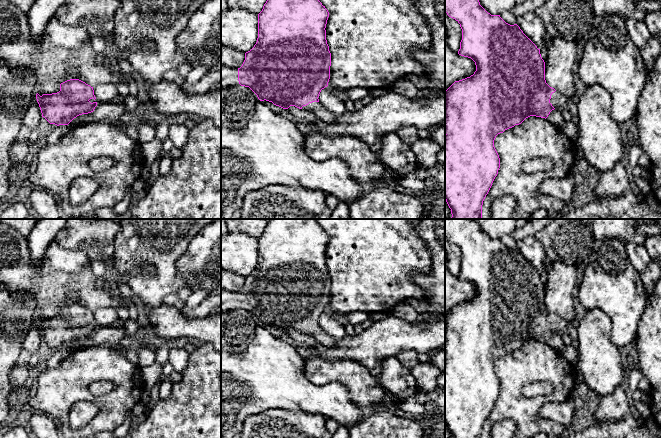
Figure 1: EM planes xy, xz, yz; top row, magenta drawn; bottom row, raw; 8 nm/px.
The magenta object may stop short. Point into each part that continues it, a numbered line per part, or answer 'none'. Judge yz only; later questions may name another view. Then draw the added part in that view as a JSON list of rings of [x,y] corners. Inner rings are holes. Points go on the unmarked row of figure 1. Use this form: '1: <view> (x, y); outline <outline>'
1: yz (558, 324); outline [[[555,315],[551,319],[550,327],[555,333],[562,333],[566,330],[567,326],[569,325],[569,322],[565,320],[564,318]]]

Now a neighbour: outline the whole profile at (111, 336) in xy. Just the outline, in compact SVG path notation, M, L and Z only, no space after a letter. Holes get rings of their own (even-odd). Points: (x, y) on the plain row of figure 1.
M101 326L97 327L94 335L88 338L82 338L74 342L69 351L77 348L92 346L119 347L120 342L127 336L124 326Z

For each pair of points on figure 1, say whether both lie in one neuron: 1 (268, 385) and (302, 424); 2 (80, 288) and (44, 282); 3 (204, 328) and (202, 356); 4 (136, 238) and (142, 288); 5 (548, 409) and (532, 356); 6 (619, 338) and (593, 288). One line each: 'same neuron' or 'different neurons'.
1: different neurons
2: same neuron
3: different neurons
4: same neuron
5: different neurons
6: same neuron

